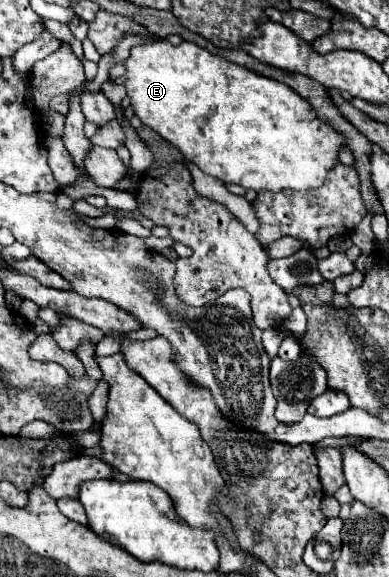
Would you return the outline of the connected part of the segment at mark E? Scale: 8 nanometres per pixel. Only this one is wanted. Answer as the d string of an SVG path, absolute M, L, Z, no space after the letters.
M166 39L142 43L130 49L126 65L126 91L134 113L144 125L150 125L162 139L180 149L180 153L198 165L206 175L222 183L236 183L252 191L306 191L318 189L326 173L338 163L338 153L346 145L342 135L322 123L312 105L288 85L262 77L224 57L216 57L196 43L170 45Z

